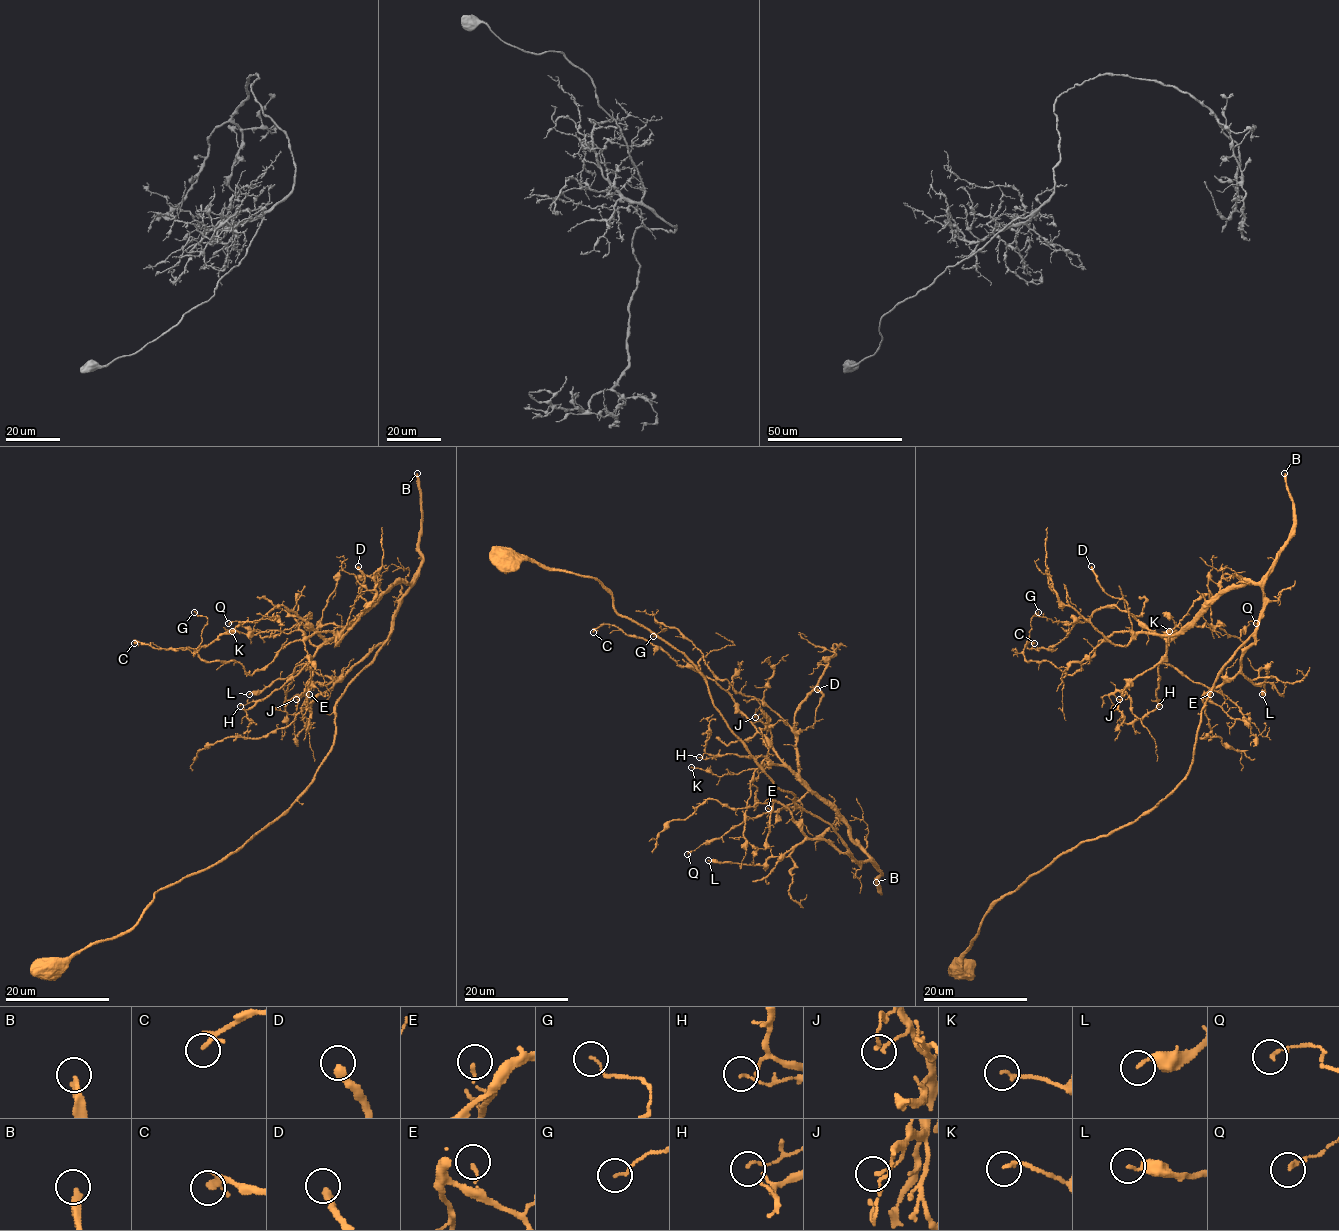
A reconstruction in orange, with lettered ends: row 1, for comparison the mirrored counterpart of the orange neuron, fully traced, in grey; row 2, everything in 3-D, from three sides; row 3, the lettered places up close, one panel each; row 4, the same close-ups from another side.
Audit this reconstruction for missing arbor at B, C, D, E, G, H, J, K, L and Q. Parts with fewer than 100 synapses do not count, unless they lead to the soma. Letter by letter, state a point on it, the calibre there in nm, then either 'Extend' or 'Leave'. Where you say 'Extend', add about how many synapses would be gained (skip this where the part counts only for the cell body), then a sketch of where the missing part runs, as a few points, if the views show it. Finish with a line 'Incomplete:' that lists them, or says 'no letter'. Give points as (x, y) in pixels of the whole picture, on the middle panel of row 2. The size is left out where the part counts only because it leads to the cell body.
B: Place: (876, 882). Thickness 320 nm. Extend. Roughly 550 synapses
C: Place: (593, 632). Thickness 240 nm. Leave
D: Place: (817, 689). Thickness 360 nm. Leave
E: Place: (768, 808). Thickness 130 nm. Leave
G: Place: (653, 636). Thickness 110 nm. Leave
H: Place: (699, 757). Thickness 80 nm. Leave
J: Place: (755, 717). Thickness 120 nm. Leave
K: Place: (691, 767). Thickness 150 nm. Leave
L: Place: (708, 860). Thickness 240 nm. Leave
Q: Place: (687, 854). Thickness 170 nm. Leave
Incomplete: B

